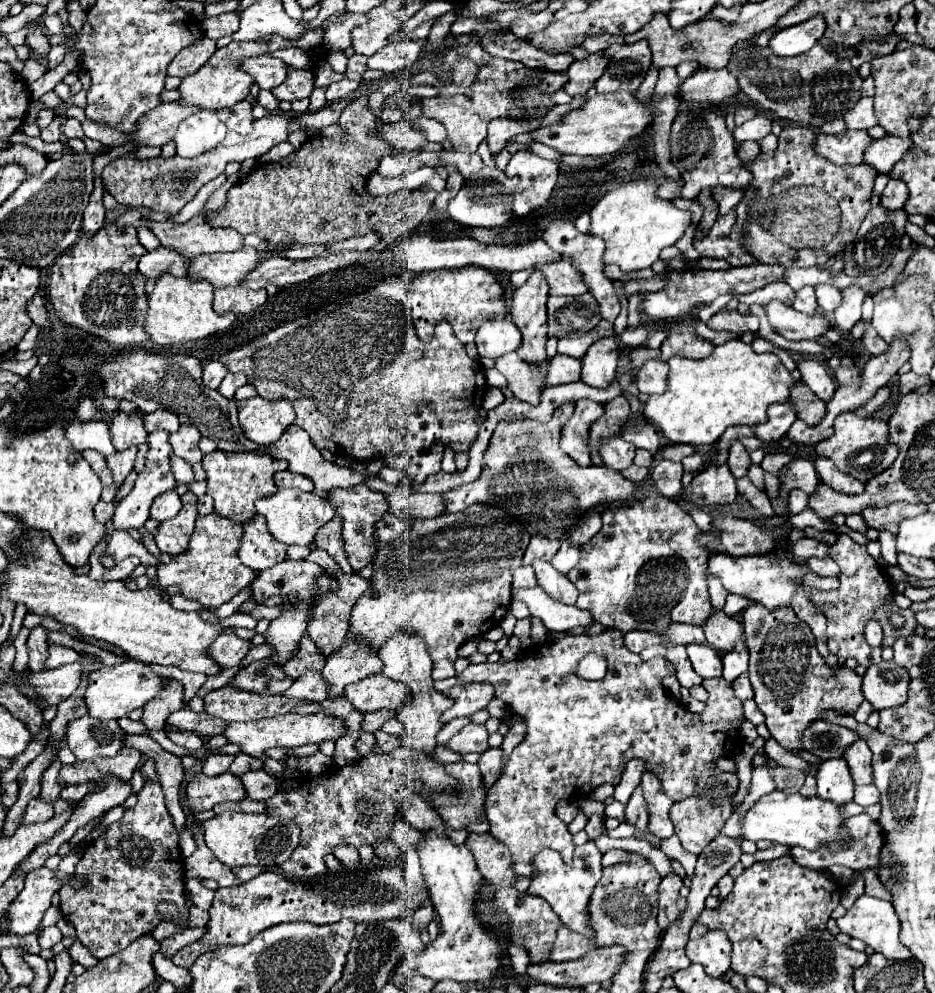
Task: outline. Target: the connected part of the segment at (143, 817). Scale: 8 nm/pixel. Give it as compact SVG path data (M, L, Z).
M144 758L140 772L146 778L146 782L138 792L138 804L126 810L120 822L114 822L112 826L108 826L106 832L100 834L100 838L94 840L84 850L80 862L76 864L70 884L64 884L60 890L60 912L64 920L76 928L78 940L98 960L118 954L120 950L130 946L138 936L150 934L160 922L156 912L156 904L160 900L174 902L182 910L182 914L188 914L186 892L184 892L184 866L182 866L182 854L178 848L178 832L164 806L164 794L160 788L160 778L156 772L154 758Z

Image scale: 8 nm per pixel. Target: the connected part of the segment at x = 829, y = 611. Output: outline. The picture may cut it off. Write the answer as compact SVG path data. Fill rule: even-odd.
M840 534L838 536L838 542L830 548L830 554L828 554L832 560L838 562L840 566L840 588L834 590L834 592L824 592L824 590L816 590L814 588L814 602L816 604L826 604L826 612L824 616L828 618L828 648L834 656L846 660L846 658L854 658L860 666L868 668L870 664L876 664L878 660L882 660L882 648L872 648L866 644L864 640L864 626L868 620L878 620L884 628L884 640L882 640L882 646L892 646L894 640L898 636L910 636L914 626L916 626L916 620L914 620L914 614L910 610L900 610L894 602L886 602L886 598L892 594L892 586L890 586L890 580L886 578L886 574L882 574L880 566L876 564L876 560L866 552L866 546L860 546L856 544L850 536L846 534ZM890 610L892 612L898 612L906 618L906 624L904 628L896 630L890 626Z

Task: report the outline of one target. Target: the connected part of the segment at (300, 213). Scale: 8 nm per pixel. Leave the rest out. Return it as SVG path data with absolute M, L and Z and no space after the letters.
M364 94L344 108L340 126L348 134L346 144L314 136L288 158L256 166L228 190L222 212L208 214L210 226L230 226L242 236L256 234L270 244L332 244L370 230L382 234L388 244L402 238L402 192L390 196L370 196L366 192L366 180L378 166L378 158L394 154L394 150L368 136L378 128L378 122L368 110Z

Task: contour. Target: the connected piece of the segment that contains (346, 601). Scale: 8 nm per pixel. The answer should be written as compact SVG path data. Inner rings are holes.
M320 548L311 550L305 560L320 564L320 566L336 580L336 584L338 584L338 588L336 588L334 592L328 592L326 596L318 598L318 600L312 604L310 614L308 614L308 618L310 618L310 620L308 620L308 634L310 634L310 638L314 640L314 644L322 650L322 654L328 656L334 648L338 648L338 646L342 644L342 640L344 640L344 636L346 636L346 632L348 632L348 628L350 628L350 612L352 612L356 600L358 600L366 590L370 590L370 580L358 576L356 572L352 572L352 574L342 572L342 568L338 566L336 561L332 560L332 557Z

